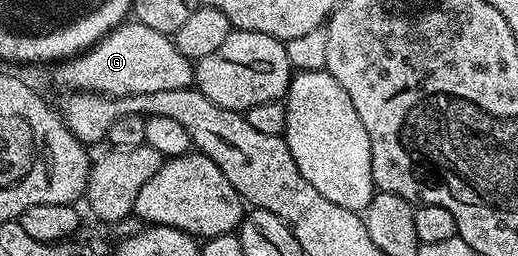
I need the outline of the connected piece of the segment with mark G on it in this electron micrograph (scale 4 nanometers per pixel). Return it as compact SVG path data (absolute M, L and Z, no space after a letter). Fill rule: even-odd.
M138 22L119 24L90 49L62 61L55 69L55 80L63 90L101 92L105 96L157 94L157 90L181 90L195 83L194 63L177 50L174 39Z

